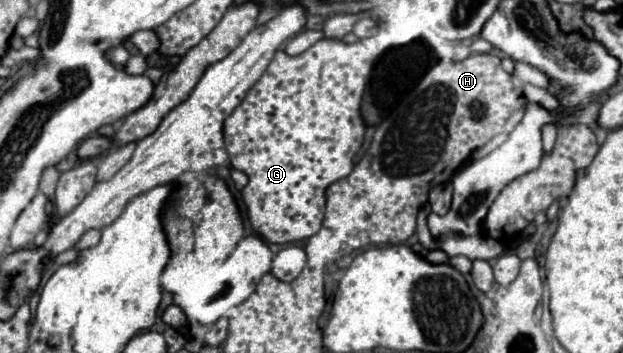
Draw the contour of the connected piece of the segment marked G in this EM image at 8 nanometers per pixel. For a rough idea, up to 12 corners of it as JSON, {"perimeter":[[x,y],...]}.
{"perimeter":[[372,39],[276,51],[224,121],[268,243],[354,169]]}

